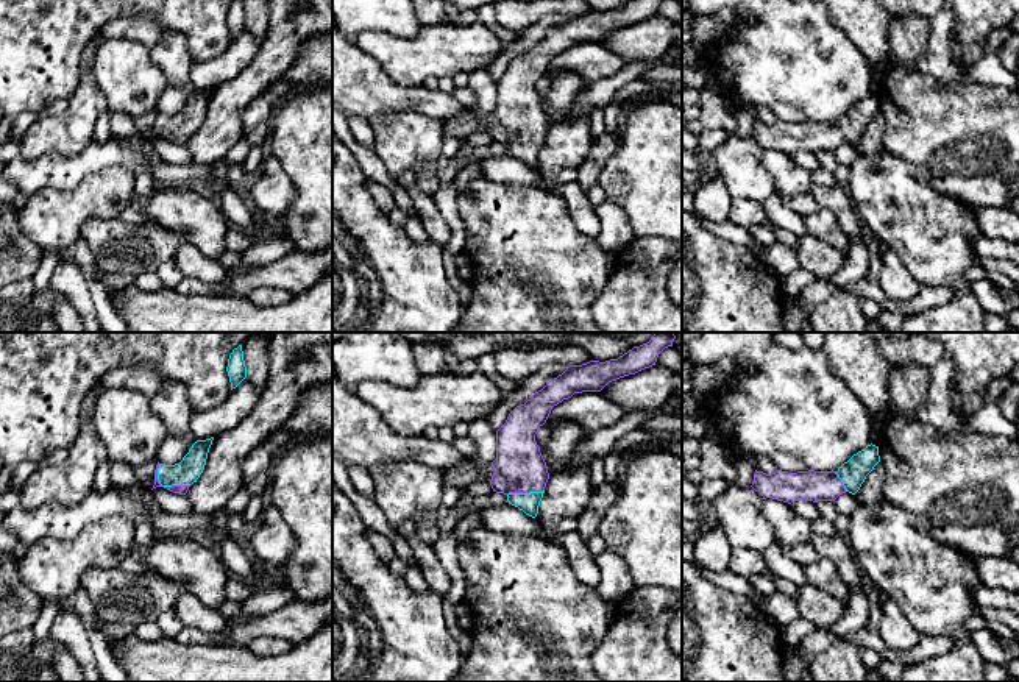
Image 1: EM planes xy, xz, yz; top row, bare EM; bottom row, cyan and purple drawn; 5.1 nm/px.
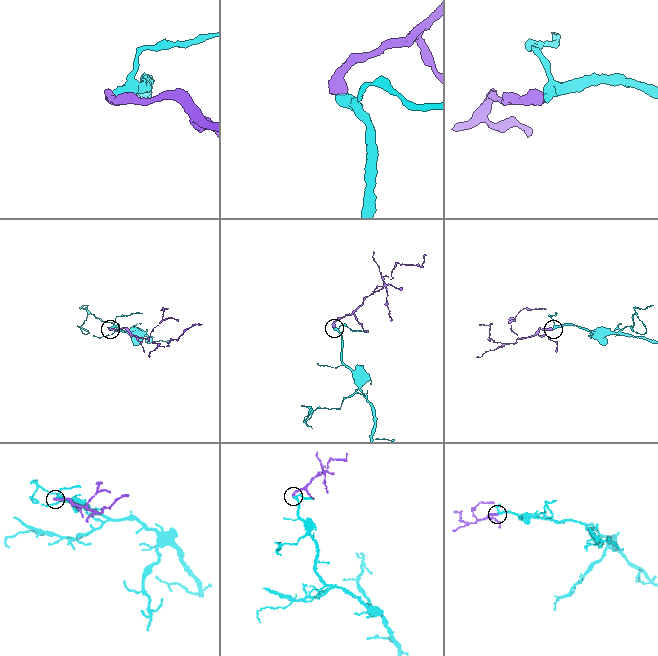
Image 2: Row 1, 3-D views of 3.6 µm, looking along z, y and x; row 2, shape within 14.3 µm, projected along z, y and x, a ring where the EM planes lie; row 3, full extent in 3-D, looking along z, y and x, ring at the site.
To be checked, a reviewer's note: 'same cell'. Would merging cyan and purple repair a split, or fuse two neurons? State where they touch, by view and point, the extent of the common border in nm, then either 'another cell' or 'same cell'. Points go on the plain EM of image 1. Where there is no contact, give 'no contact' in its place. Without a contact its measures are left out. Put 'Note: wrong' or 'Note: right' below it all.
contact xy (166, 136); length 200 nm; same cell
Note: right

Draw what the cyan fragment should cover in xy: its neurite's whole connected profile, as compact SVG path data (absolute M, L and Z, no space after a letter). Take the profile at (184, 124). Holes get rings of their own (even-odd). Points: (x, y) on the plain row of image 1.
M214 87L197 91L179 114L162 115L158 112L153 139L164 137L173 144L186 145L204 120L212 91Z

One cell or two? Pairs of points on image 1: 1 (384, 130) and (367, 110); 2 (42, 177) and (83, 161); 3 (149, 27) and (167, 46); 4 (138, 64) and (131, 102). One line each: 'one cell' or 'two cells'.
1: two cells
2: one cell
3: two cells
4: one cell

